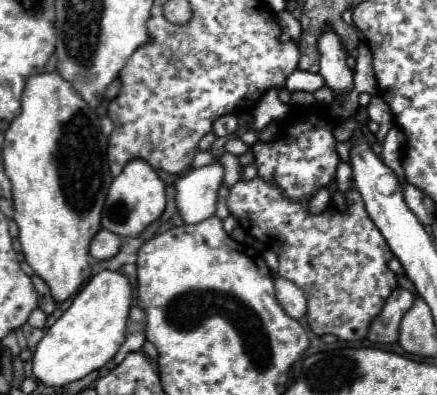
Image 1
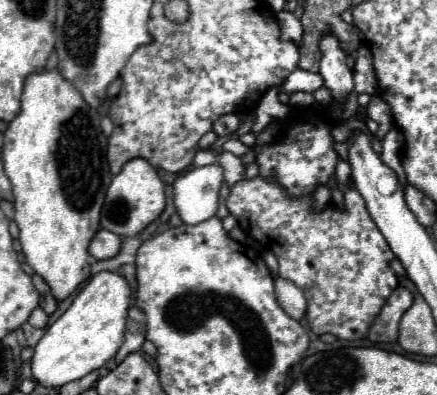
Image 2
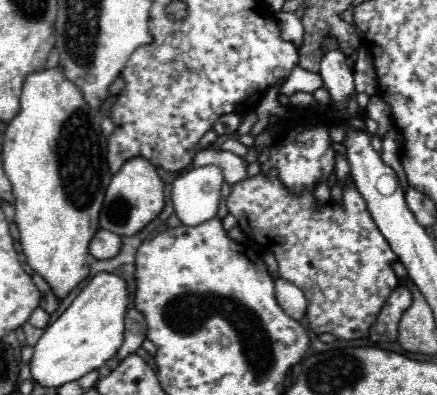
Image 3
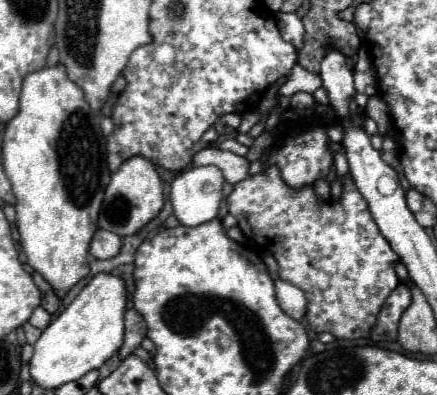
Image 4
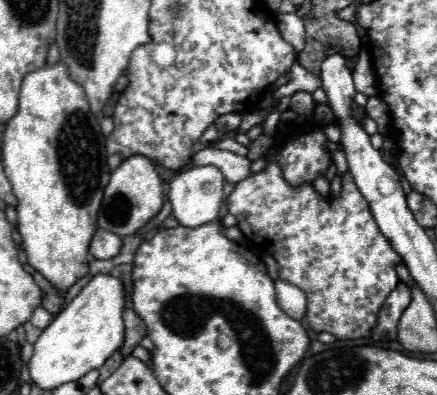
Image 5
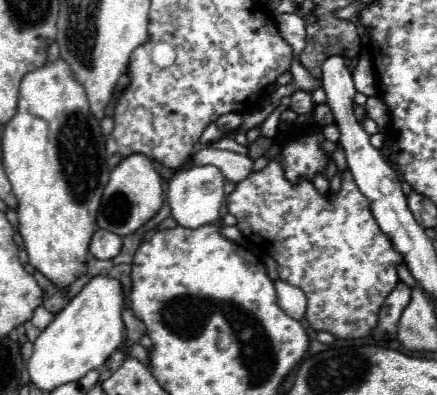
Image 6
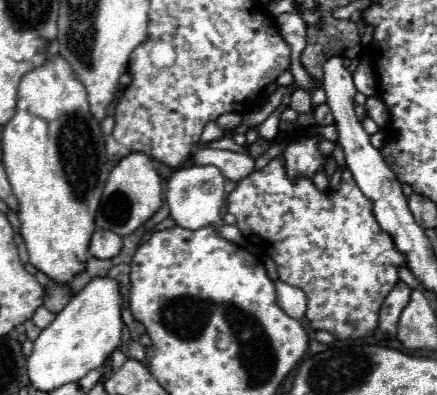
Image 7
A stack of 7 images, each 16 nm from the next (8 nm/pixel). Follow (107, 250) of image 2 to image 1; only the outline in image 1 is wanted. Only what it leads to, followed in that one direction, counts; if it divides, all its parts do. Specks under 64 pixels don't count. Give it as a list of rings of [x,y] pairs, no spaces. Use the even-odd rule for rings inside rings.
[[[100,230],[90,242],[90,254],[96,260],[108,260],[120,250],[120,236],[108,230]]]

